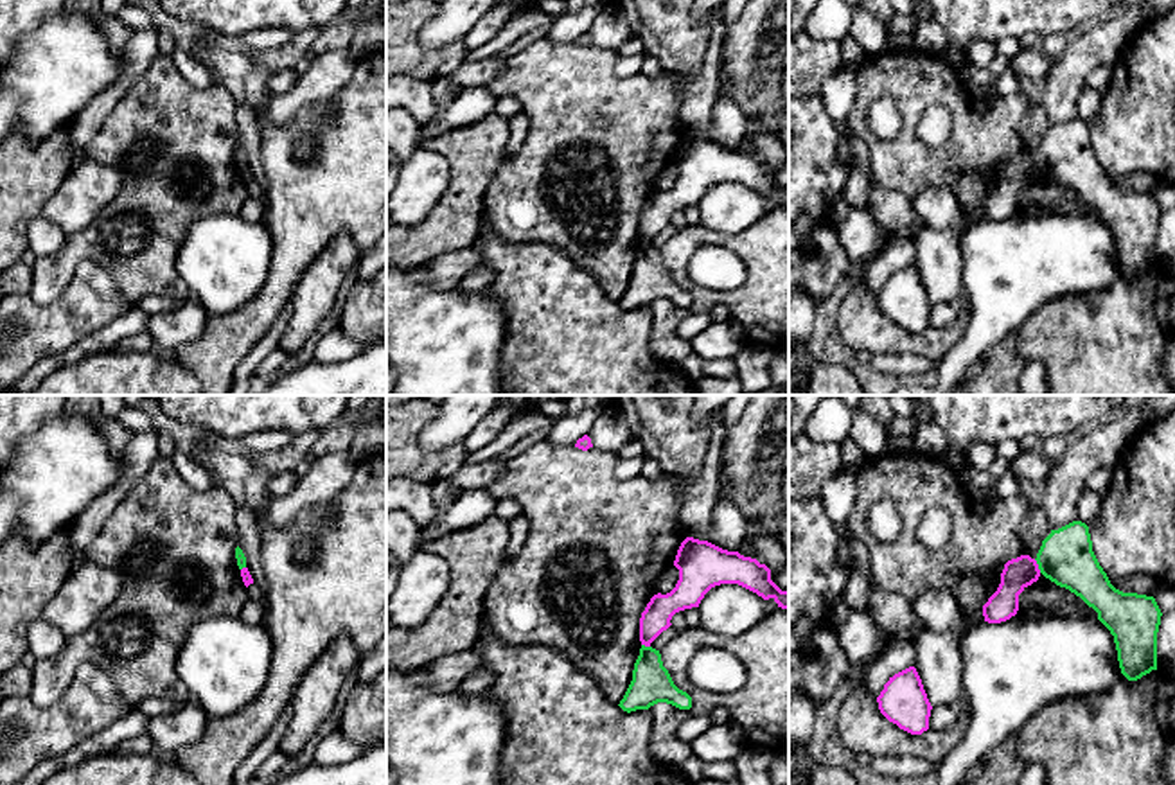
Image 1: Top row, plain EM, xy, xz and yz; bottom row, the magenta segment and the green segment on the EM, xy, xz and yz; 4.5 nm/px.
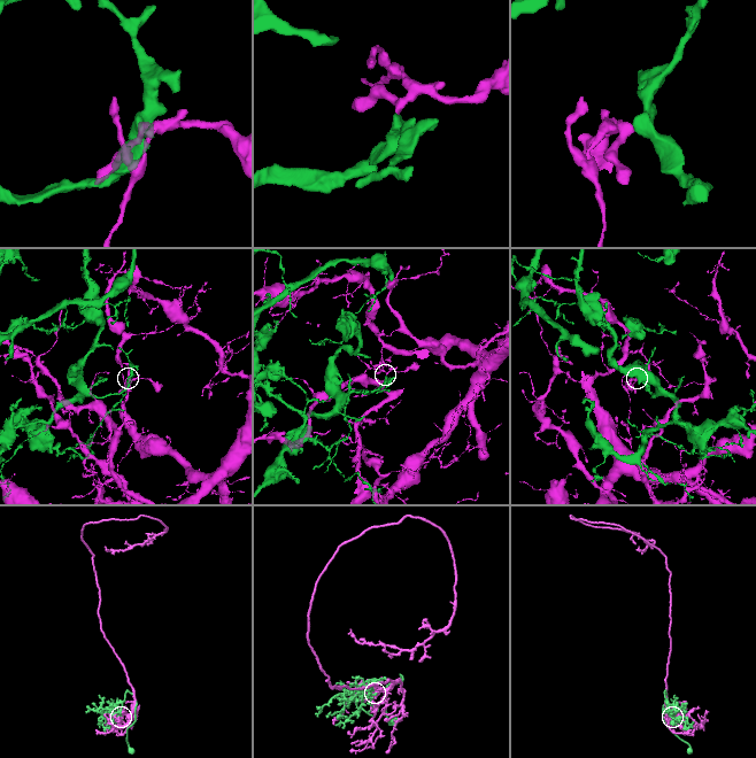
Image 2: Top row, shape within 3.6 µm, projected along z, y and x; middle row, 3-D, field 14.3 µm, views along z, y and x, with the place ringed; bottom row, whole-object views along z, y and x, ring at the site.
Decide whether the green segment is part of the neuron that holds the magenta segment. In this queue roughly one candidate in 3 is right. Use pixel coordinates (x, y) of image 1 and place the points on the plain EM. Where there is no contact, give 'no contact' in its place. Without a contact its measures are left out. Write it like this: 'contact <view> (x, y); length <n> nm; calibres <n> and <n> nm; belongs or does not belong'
contact yz (1037, 164); length 70 nm; calibres 140 and 240 nm; does not belong

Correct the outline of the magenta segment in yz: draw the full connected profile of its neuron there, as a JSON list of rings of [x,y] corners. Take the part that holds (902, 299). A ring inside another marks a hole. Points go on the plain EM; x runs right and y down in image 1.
[[[914,264],[889,275],[877,300],[880,311],[900,327],[911,332],[929,327],[932,304]]]

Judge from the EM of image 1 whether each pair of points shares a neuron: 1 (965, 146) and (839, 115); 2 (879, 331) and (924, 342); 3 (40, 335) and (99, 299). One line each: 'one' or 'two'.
1: two
2: one
3: one

